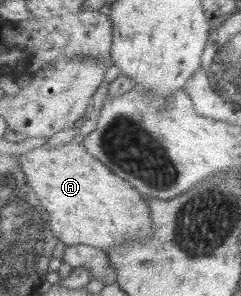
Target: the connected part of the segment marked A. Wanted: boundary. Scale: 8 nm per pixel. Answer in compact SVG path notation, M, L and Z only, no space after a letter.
M71 140L60 147L49 147L41 144L29 152L20 155L22 168L27 170L27 182L35 192L39 192L39 200L49 212L51 230L67 245L86 244L107 249L126 243L129 239L150 239L153 234L153 220L149 204L141 198L141 194L113 170L109 170L101 160L91 156L83 142Z

